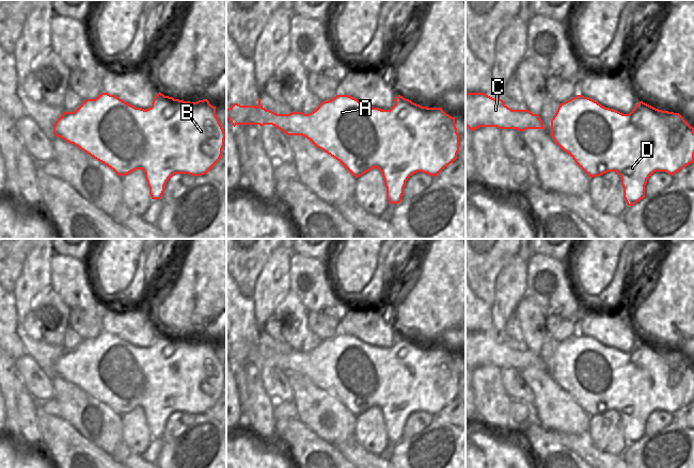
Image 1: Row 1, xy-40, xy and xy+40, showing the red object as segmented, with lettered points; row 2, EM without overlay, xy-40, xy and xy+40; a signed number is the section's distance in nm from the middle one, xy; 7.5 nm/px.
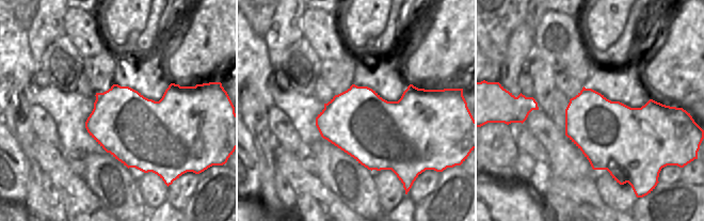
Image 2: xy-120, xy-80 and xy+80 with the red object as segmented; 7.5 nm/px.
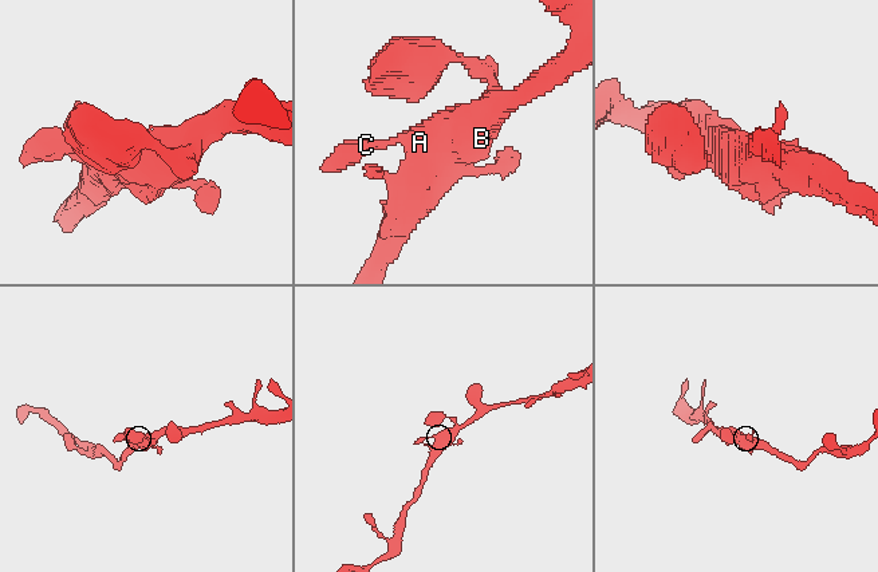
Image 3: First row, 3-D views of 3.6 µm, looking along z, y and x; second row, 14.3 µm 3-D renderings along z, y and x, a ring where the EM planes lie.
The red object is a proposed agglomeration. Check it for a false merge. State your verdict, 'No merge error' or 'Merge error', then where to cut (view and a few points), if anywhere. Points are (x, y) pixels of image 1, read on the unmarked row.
No merge error. No split.

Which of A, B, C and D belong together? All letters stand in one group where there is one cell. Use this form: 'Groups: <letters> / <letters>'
Groups: A B C D.

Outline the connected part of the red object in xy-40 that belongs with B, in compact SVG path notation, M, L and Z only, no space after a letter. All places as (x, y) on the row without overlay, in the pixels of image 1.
M160 330L154 336L152 345L146 349L136 346L114 334L101 332L95 338L84 339L74 351L64 351L53 365L53 373L74 383L119 415L142 408L152 438L161 437L167 420L174 413L207 413L220 399L226 376L216 354L216 345L207 338L190 341L164 335Z

